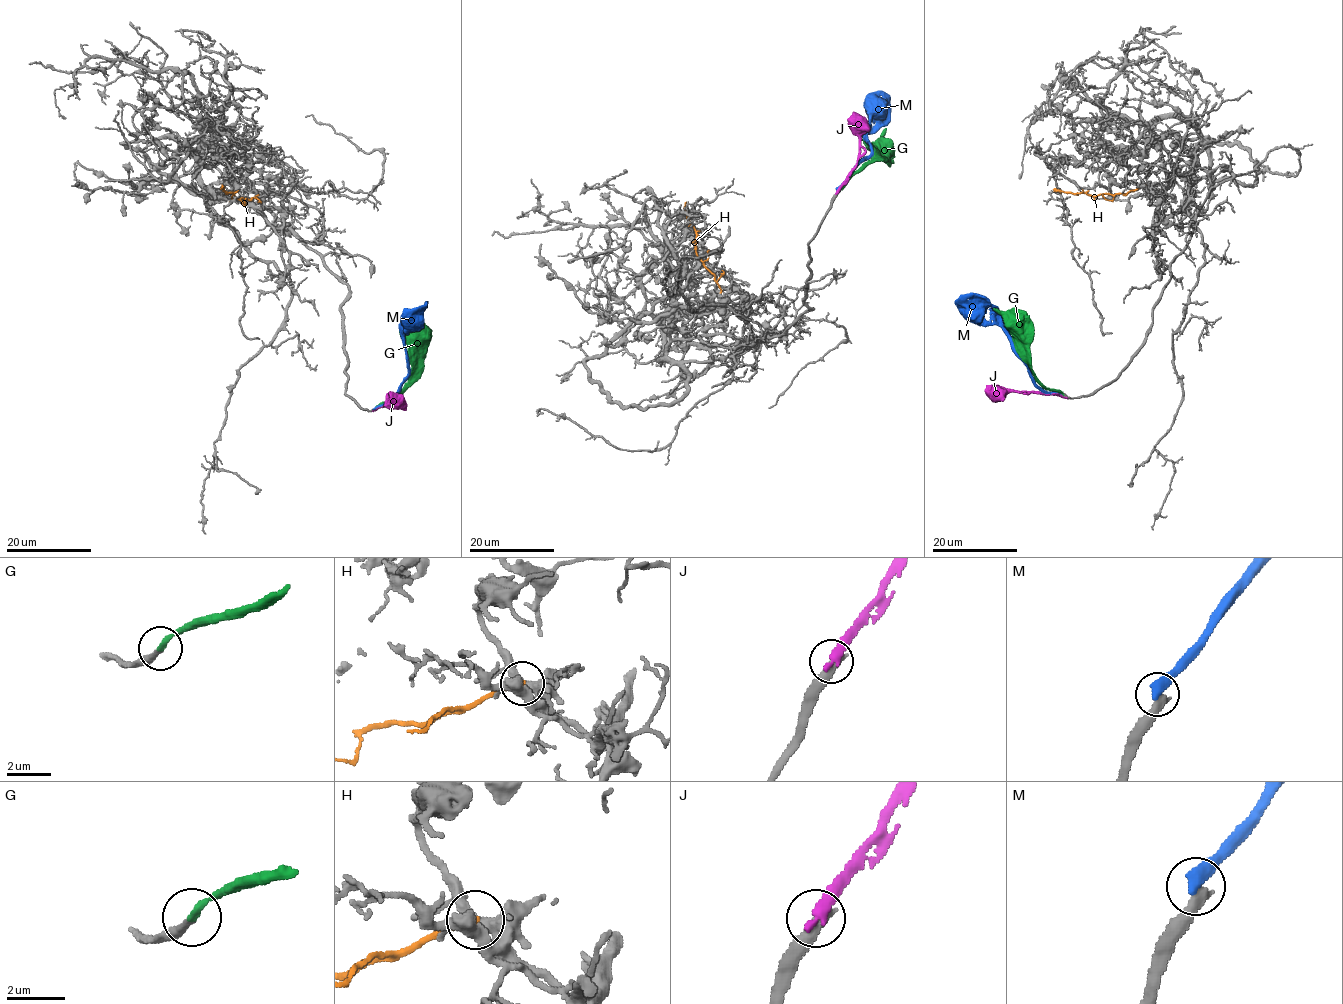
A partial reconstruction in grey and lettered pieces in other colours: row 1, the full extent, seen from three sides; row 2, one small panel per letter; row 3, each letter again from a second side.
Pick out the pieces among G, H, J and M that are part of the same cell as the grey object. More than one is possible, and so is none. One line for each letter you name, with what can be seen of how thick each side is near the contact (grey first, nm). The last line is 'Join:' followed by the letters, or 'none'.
G: 320 nm thick on the grey side, 320 nm on the other
Join: G

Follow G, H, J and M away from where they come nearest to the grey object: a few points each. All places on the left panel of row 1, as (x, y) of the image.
G: (375, 407), (394, 400), (408, 382), (411, 334), (423, 319)
H: (257, 194), (249, 199), (232, 197), (232, 193), (226, 192), (223, 186)
J: (374, 410), (395, 403), (389, 391)
M: (374, 408), (387, 404), (408, 372), (404, 335), (407, 321), (427, 303)

